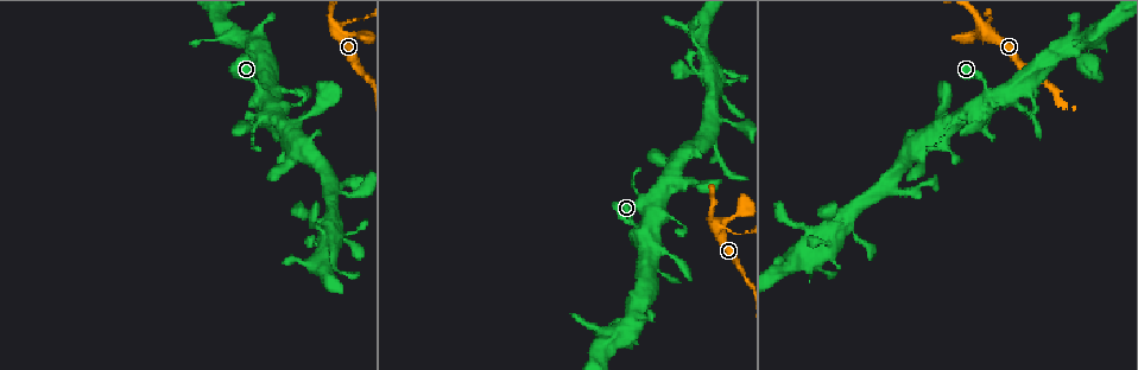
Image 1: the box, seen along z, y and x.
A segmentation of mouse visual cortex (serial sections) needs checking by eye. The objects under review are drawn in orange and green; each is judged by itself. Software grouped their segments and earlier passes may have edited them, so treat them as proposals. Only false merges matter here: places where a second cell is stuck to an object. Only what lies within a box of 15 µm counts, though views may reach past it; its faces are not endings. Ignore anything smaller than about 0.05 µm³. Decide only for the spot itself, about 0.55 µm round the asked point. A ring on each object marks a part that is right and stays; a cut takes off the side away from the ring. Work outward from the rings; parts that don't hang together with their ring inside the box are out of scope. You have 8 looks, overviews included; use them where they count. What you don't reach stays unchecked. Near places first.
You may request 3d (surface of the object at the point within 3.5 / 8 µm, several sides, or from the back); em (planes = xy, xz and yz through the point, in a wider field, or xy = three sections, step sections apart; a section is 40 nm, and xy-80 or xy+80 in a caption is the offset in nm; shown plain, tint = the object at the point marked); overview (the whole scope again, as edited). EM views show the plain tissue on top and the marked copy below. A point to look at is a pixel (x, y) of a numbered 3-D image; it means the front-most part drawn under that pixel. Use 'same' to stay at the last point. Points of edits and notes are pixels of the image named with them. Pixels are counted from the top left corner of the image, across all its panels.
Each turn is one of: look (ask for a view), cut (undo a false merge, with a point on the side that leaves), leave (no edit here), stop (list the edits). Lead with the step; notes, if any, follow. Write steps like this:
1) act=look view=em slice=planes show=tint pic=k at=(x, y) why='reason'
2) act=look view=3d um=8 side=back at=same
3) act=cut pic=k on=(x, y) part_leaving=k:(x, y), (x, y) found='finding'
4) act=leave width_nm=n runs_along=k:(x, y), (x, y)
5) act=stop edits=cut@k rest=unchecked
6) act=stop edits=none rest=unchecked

act=look view=3d um=3.5 pic=1 at=(349, 20) why='calibre changes'

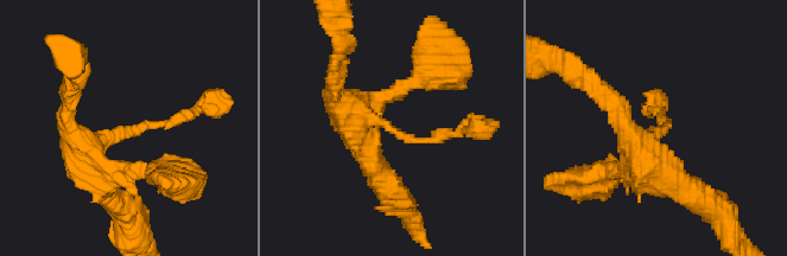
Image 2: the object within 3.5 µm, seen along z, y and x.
act=look view=em slice=xy step=1 show=tint pic=2 at=(653, 130) arm_widths_nm=100,400

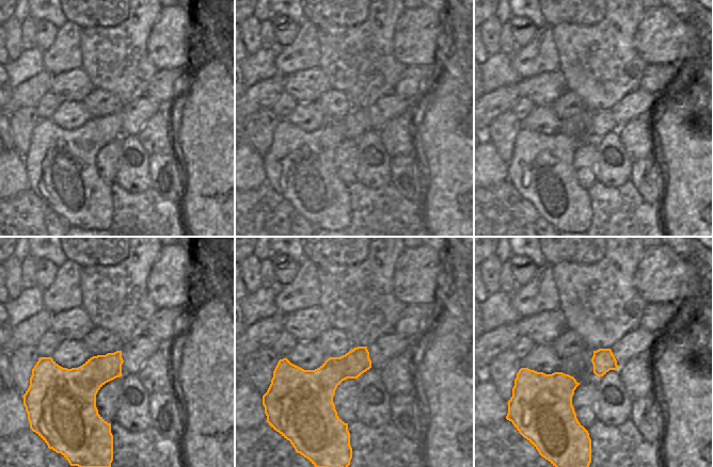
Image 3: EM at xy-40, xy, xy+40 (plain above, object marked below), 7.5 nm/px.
act=leave runs_along=2:(100, 181), (86, 152), (103, 138), (195, 112) found='continuous, no second cell'

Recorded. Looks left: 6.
act=look view=3d um=3.5 pic=1 at=(291, 148) why='calibre changes'

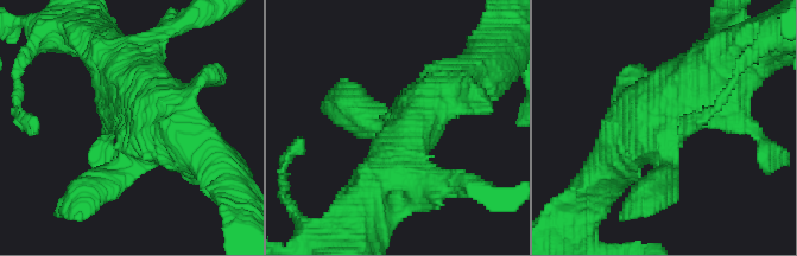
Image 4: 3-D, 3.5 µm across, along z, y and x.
act=look view=em slice=xy step=3 show=tint pic=4 at=(134, 116)

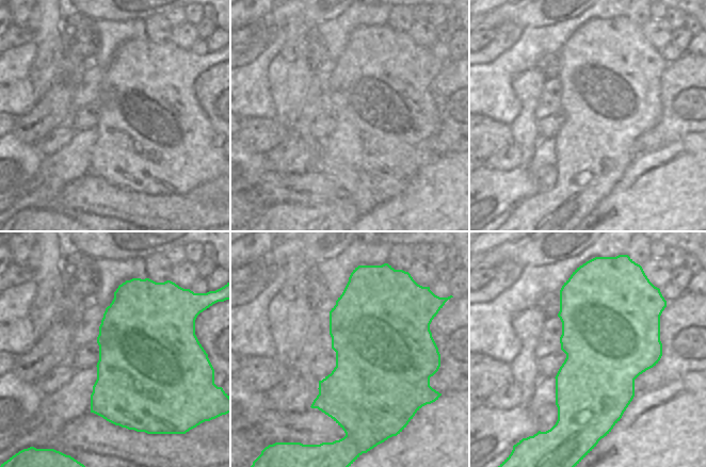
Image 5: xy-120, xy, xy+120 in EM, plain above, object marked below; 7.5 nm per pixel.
act=leave runs_along=4:(725, 64), (645, 115), (624, 148) found='one cell here'

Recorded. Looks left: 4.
act=look view=3d um=8 pic=1 at=(342, 192) why='four arms meet'

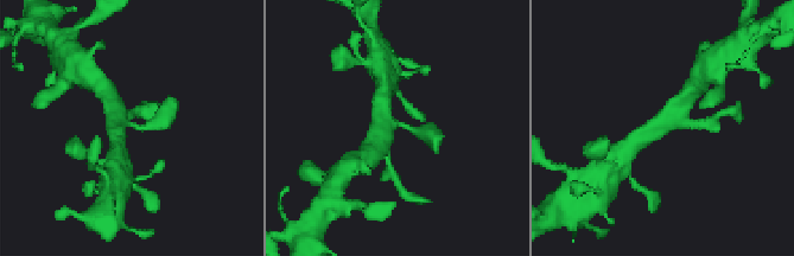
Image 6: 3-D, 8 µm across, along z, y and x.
act=look view=em slice=xy step=5 show=tint pic=6 at=(127, 122)

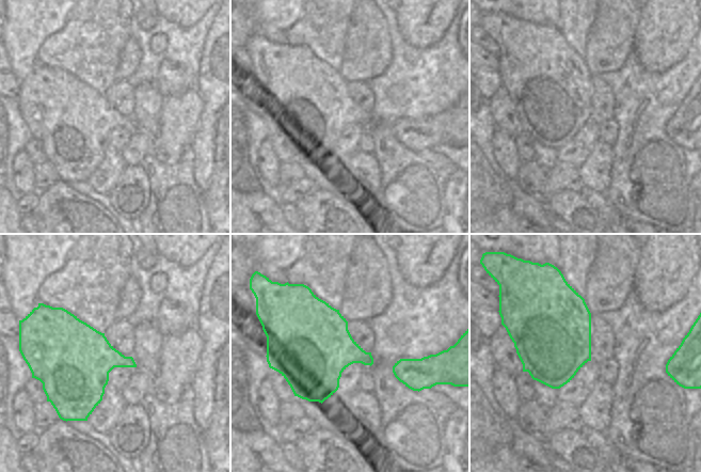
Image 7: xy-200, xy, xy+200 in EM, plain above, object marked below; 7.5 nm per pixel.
act=leave arms=4 runs_along=6:(687, 96), (671, 119), (636, 141) found='one cell here'

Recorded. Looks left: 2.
act=stop edits=none rest=unchecked

